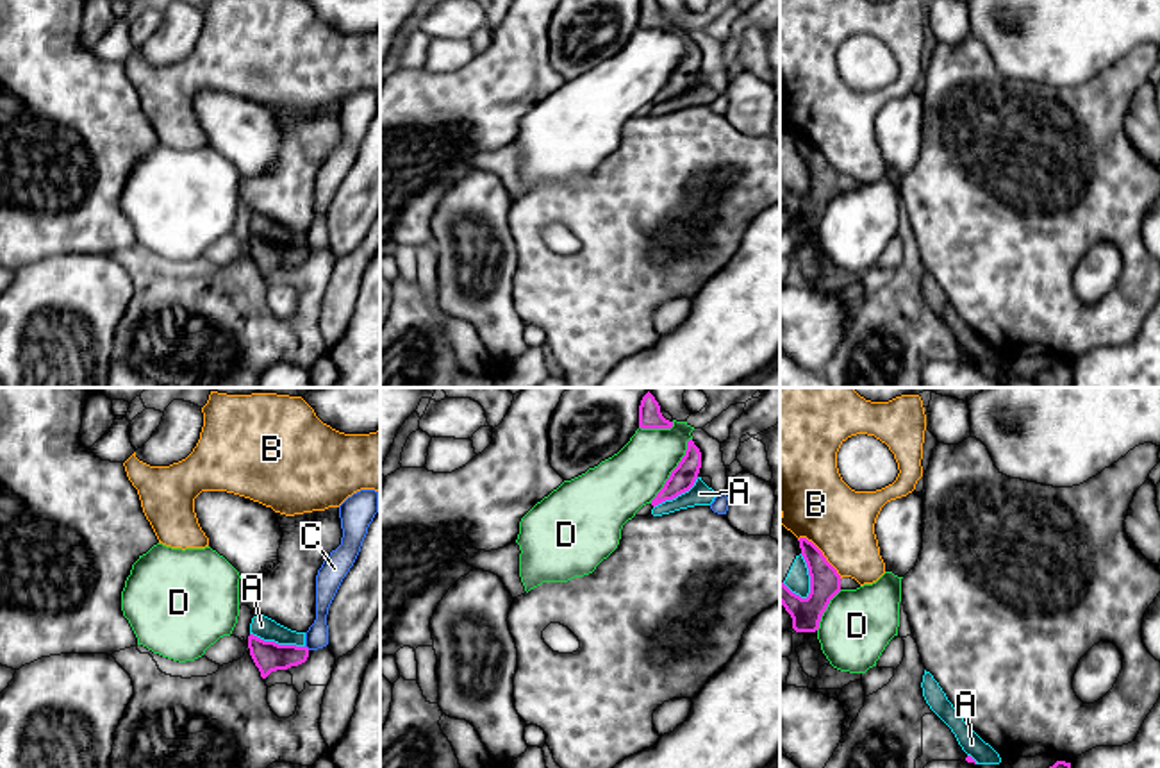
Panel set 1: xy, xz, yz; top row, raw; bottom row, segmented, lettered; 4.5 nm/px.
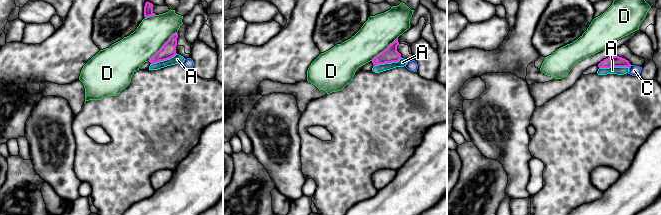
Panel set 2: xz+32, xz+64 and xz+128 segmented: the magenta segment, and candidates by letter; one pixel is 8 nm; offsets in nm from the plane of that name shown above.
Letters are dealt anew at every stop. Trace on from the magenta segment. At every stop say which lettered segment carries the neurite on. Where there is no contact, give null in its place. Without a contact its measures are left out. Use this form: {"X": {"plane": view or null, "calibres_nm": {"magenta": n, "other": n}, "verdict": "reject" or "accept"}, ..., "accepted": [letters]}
{"A": {"plane": "xy", "calibres_nm": {"magenta": 140, "other": 100}, "verdict": "reject"}, "B": {"plane": "yz", "calibres_nm": {"magenta": 140, "other": 320}, "verdict": "reject"}, "C": {"plane": null, "verdict": "reject"}, "D": {"plane": "xz", "calibres_nm": {"magenta": 110, "other": 280}, "verdict": "reject"}, "accepted": []}

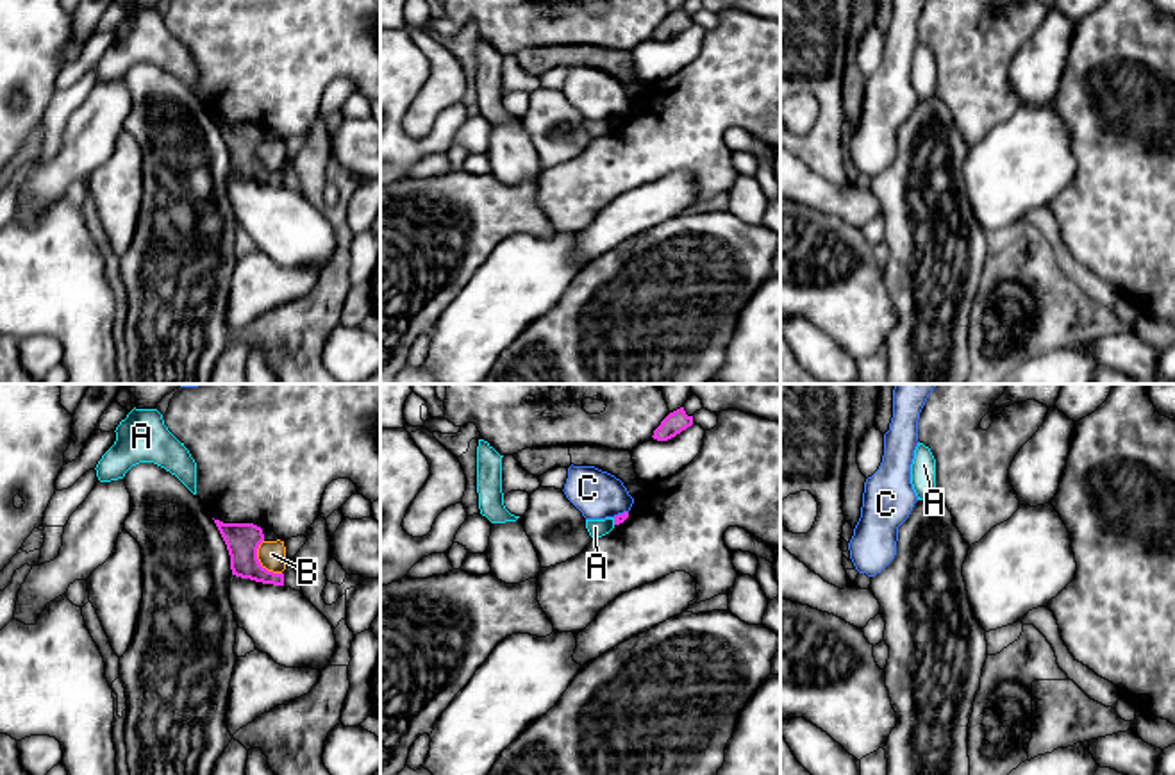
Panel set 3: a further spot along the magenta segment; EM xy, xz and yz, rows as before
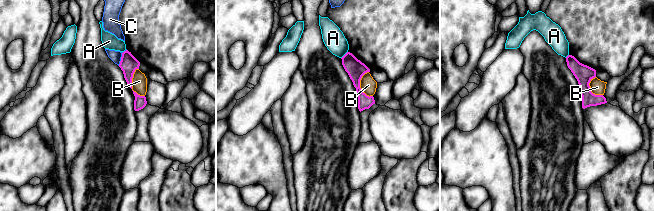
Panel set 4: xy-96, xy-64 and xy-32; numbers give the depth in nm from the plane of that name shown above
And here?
{"A": {"plane": "xz", "calibres_nm": {"magenta": 50, "other": 80}, "verdict": "reject"}, "B": {"plane": "xy", "calibres_nm": {"magenta": 150, "other": 130}, "verdict": "reject"}, "C": {"plane": "xz", "calibres_nm": {"magenta": 50, "other": 220}, "verdict": "reject"}, "accepted": []}

